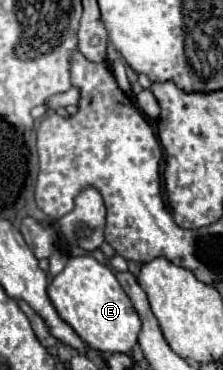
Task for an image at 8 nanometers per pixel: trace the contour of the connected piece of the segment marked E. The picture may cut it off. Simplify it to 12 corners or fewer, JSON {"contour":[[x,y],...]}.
{"contour":[[70,257],[48,285],[90,349],[130,353],[140,317],[112,269]]}

